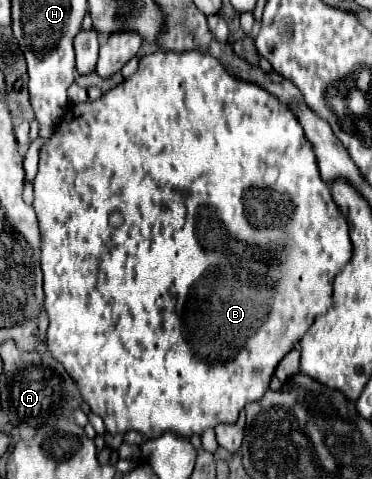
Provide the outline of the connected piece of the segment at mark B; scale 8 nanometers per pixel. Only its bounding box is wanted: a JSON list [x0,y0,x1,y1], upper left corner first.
[33,50,353,438]

